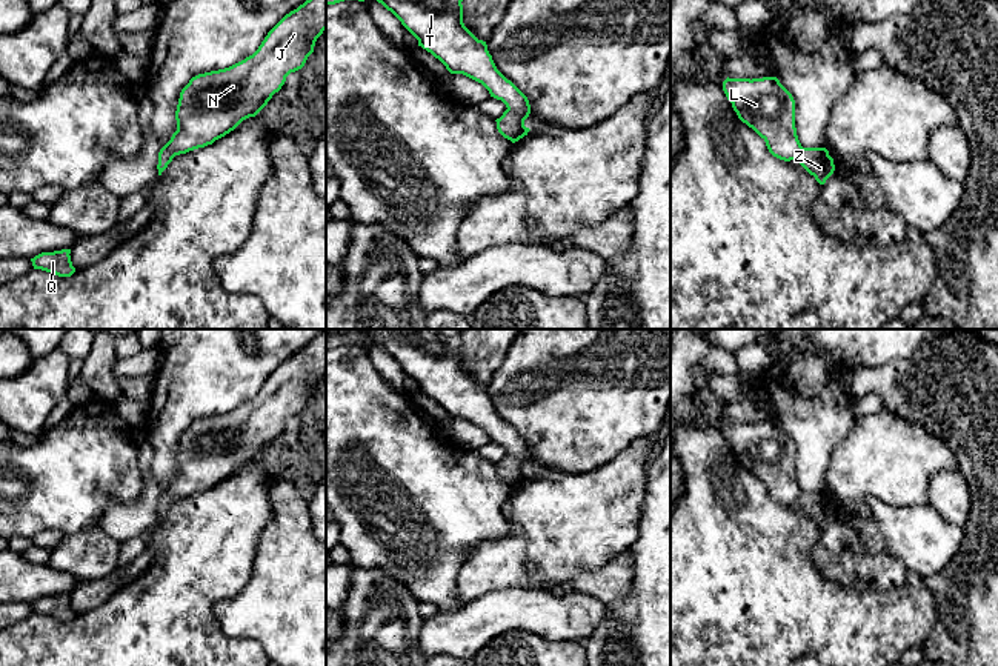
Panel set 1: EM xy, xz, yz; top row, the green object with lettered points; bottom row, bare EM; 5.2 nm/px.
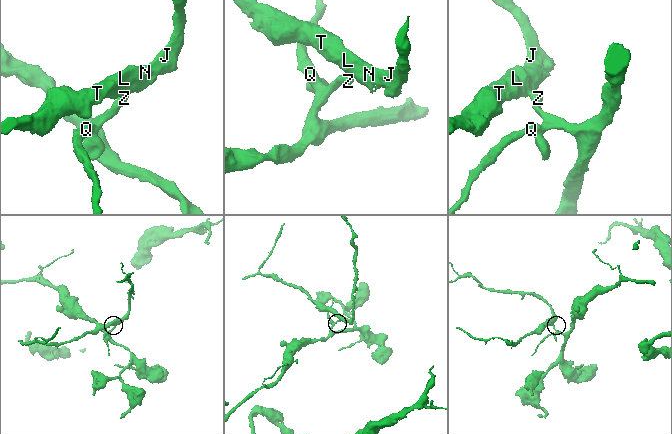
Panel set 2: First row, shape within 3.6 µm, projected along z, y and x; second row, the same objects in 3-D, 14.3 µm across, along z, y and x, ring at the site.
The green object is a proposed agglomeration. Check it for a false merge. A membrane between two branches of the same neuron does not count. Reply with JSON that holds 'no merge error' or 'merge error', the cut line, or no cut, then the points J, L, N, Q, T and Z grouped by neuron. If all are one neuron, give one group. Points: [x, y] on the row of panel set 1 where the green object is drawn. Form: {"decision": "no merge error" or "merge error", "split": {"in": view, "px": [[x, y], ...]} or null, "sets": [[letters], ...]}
{"decision": "merge error", "split": {"in": "xz", "px": [[508, 108], [525, 119]]}, "sets": [["J", "L", "N", "T"], ["Q", "Z"]]}

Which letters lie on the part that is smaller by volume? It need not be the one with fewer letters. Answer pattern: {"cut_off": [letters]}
{"cut_off": ["J", "L", "N", "T"]}

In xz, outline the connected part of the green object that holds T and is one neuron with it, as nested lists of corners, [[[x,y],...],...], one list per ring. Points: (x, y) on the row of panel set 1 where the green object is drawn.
[[[377,0],[418,40],[418,46],[438,58],[451,74],[481,83],[491,97],[524,120],[531,114],[527,97],[495,66],[487,45],[463,23],[463,0]]]

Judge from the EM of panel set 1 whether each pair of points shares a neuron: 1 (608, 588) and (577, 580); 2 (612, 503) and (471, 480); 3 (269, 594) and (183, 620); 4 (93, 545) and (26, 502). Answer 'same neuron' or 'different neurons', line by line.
1: same neuron
2: different neurons
3: different neurons
4: different neurons

